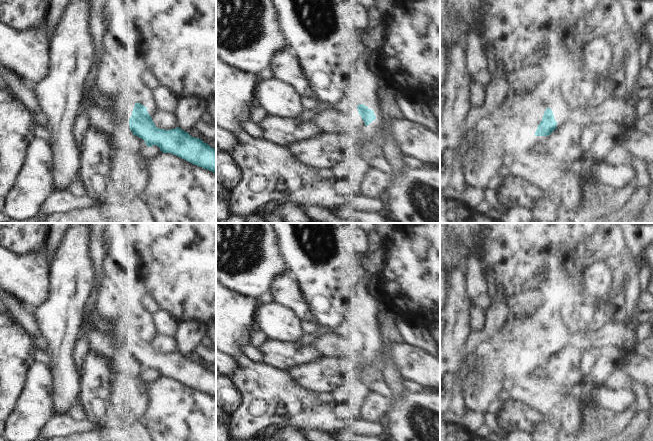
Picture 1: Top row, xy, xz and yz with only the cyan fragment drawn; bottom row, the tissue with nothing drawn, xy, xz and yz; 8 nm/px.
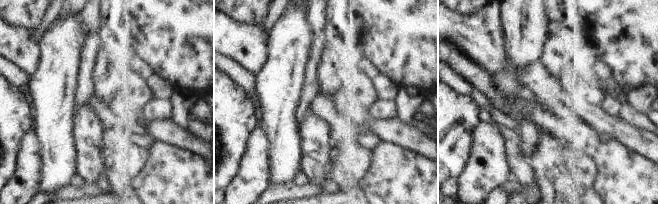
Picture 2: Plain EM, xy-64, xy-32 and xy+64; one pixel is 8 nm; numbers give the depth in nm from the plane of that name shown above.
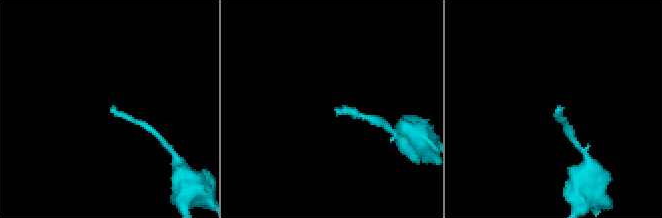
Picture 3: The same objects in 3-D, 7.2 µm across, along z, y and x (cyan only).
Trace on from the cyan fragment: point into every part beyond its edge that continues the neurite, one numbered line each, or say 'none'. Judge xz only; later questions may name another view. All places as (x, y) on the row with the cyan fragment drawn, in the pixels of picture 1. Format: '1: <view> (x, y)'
1: xz (345, 120)

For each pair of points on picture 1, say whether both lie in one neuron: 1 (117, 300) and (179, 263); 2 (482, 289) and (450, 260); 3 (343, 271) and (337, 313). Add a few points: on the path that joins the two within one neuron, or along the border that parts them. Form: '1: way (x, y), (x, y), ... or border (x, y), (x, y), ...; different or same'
1: border (130, 298), (134, 306); different
2: way (481, 279), (460, 260); same
3: way (340, 281), (337, 303); same

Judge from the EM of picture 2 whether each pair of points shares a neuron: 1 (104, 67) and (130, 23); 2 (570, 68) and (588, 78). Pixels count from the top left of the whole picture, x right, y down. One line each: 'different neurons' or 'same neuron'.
1: different neurons
2: different neurons

